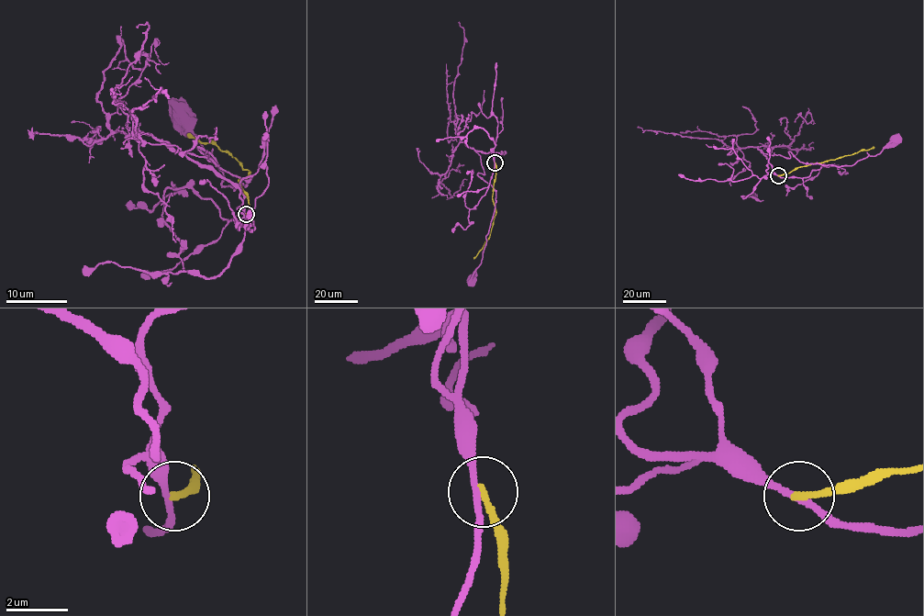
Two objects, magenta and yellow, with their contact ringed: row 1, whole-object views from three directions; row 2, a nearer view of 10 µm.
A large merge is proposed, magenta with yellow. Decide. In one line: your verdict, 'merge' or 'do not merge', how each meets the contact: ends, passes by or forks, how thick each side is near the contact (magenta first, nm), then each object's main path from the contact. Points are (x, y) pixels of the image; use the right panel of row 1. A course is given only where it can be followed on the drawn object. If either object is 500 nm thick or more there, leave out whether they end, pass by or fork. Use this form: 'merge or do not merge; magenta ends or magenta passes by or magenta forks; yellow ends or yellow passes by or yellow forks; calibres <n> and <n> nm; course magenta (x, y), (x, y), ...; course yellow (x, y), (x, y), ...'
do not merge; magenta passes by; yellow ends; calibres 190 and 220 nm; course magenta (778, 175), (765, 171), (763, 154), (786, 158), (789, 151), (804, 163), (840, 166), (875, 155), (896, 140); course yellow (778, 175), (873, 147)

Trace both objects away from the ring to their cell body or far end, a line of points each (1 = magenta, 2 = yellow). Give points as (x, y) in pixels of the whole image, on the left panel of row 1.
1: (246, 213), (239, 189), (185, 154), (217, 165), (199, 147), (249, 180), (221, 184), (181, 115)
2: (246, 213), (250, 209), (248, 196), (239, 182), (249, 175), (249, 171), (216, 143), (204, 143), (186, 134)

